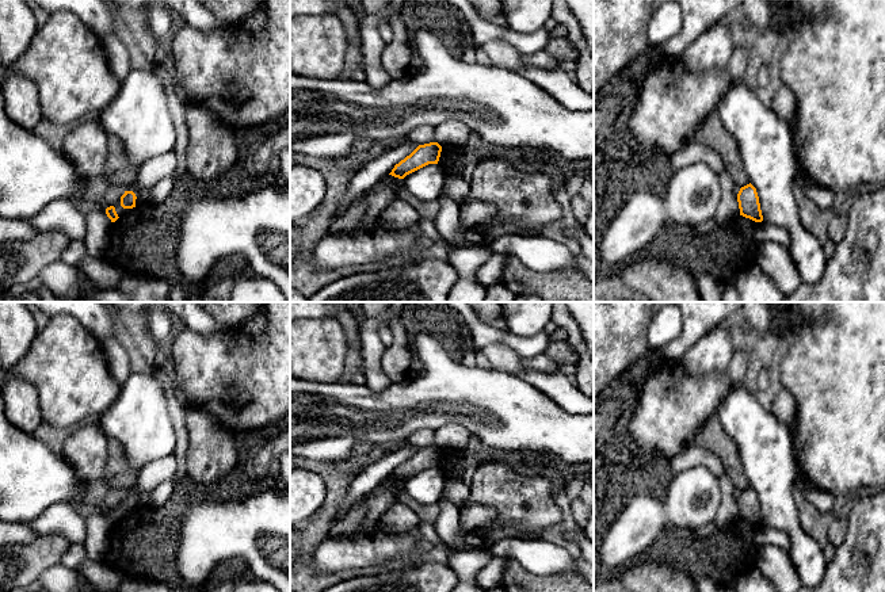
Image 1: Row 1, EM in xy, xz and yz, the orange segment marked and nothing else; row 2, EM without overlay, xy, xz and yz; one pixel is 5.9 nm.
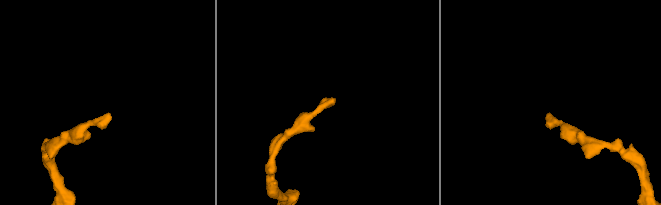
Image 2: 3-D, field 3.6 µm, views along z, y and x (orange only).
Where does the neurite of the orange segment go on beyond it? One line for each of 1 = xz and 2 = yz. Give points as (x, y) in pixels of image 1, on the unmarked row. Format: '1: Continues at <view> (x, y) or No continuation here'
1: No continuation here
2: No continuation here

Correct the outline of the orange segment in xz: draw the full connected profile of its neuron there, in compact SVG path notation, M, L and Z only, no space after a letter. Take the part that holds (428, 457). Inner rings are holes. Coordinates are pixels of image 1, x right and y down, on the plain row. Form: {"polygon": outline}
{"polygon": "M438 446L419 448L409 459L396 467L389 478L404 482L428 467L438 467L440 455L442 450Z"}

